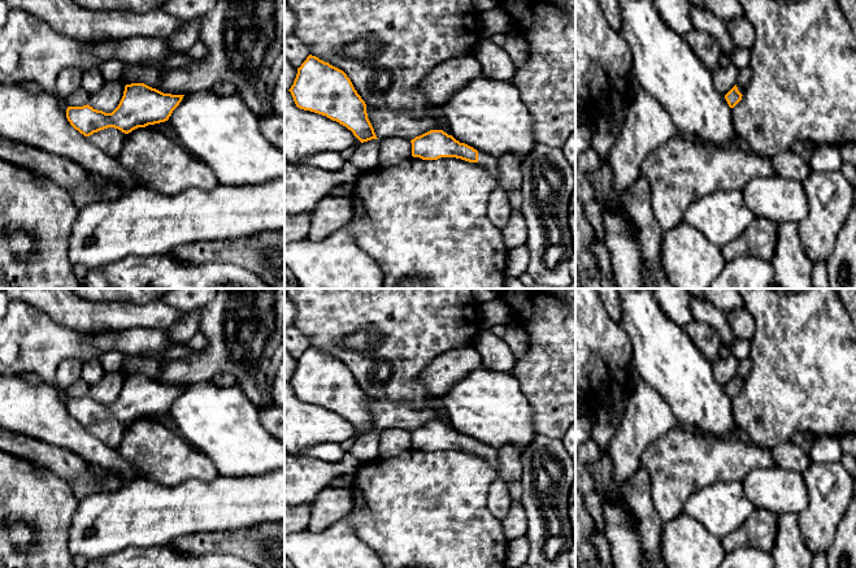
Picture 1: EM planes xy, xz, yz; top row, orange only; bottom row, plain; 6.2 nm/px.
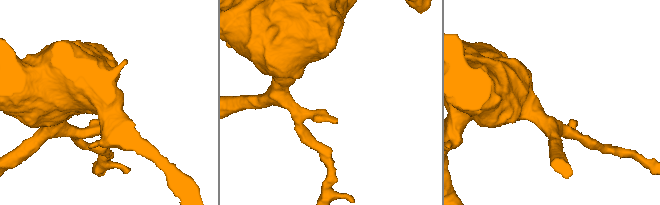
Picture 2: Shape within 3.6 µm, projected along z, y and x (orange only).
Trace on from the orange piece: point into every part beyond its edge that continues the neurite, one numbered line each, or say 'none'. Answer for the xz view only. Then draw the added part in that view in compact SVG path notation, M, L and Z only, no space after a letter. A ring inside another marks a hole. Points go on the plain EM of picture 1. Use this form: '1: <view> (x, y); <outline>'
1: xz (491, 454); M478 443L478 455L487 459L499 471L499 450Z

